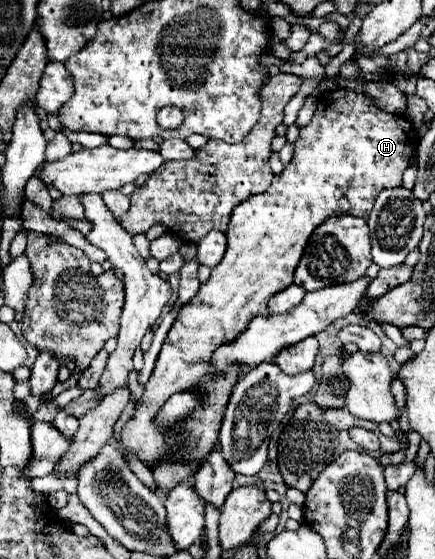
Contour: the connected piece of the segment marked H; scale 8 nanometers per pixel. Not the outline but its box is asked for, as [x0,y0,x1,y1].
[116,89,418,467]

